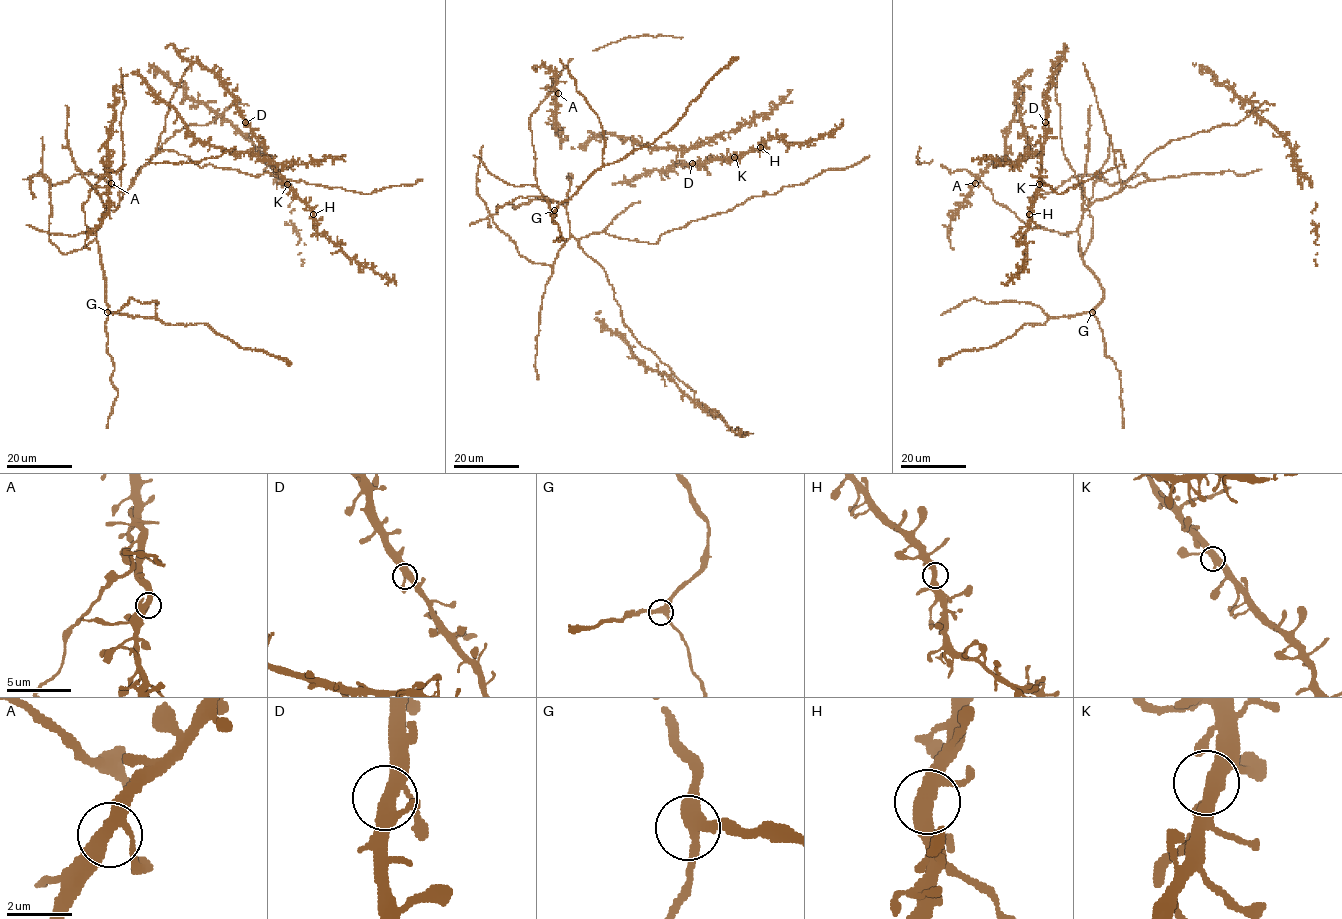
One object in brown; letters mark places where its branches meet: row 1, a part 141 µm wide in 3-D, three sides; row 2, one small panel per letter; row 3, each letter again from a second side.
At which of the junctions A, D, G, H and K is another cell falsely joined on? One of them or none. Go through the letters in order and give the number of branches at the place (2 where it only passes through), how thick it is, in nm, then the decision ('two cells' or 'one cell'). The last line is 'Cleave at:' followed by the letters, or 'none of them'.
A: 3 | 380 nm | one cell
D: 3 | 360 nm | one cell
G: 3 | 360 nm | one cell
H: 3 | 360 nm | one cell
K: 3 | 400 nm | one cell
Cleave at: none of them

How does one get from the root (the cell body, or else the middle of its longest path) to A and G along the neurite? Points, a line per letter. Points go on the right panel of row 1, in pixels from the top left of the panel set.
A: (1084, 211), (1075, 231), (1058, 233), (1030, 228), (992, 198), (992, 192), (977, 176), (981, 172), (975, 183)
G: (1084, 211), (1078, 229), (1080, 253), (1083, 264), (1103, 290), (1103, 300), (1092, 312)

